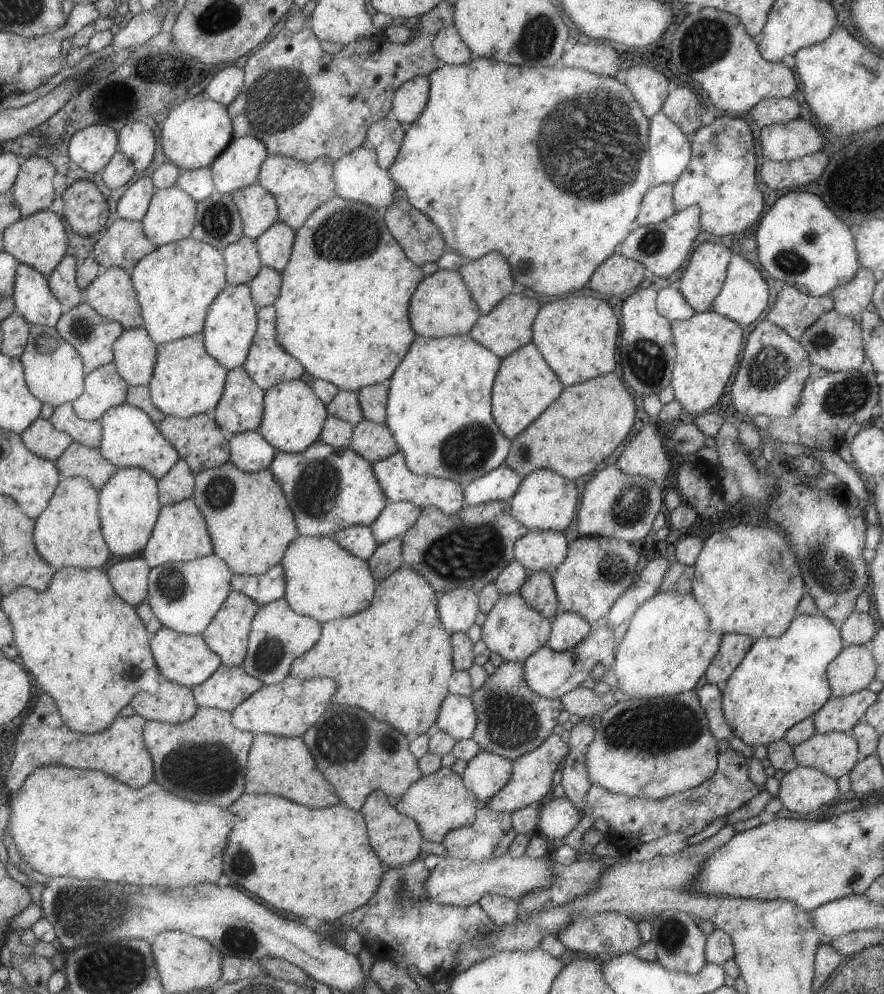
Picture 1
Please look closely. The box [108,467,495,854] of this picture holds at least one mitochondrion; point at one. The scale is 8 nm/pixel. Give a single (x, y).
(218, 770)

